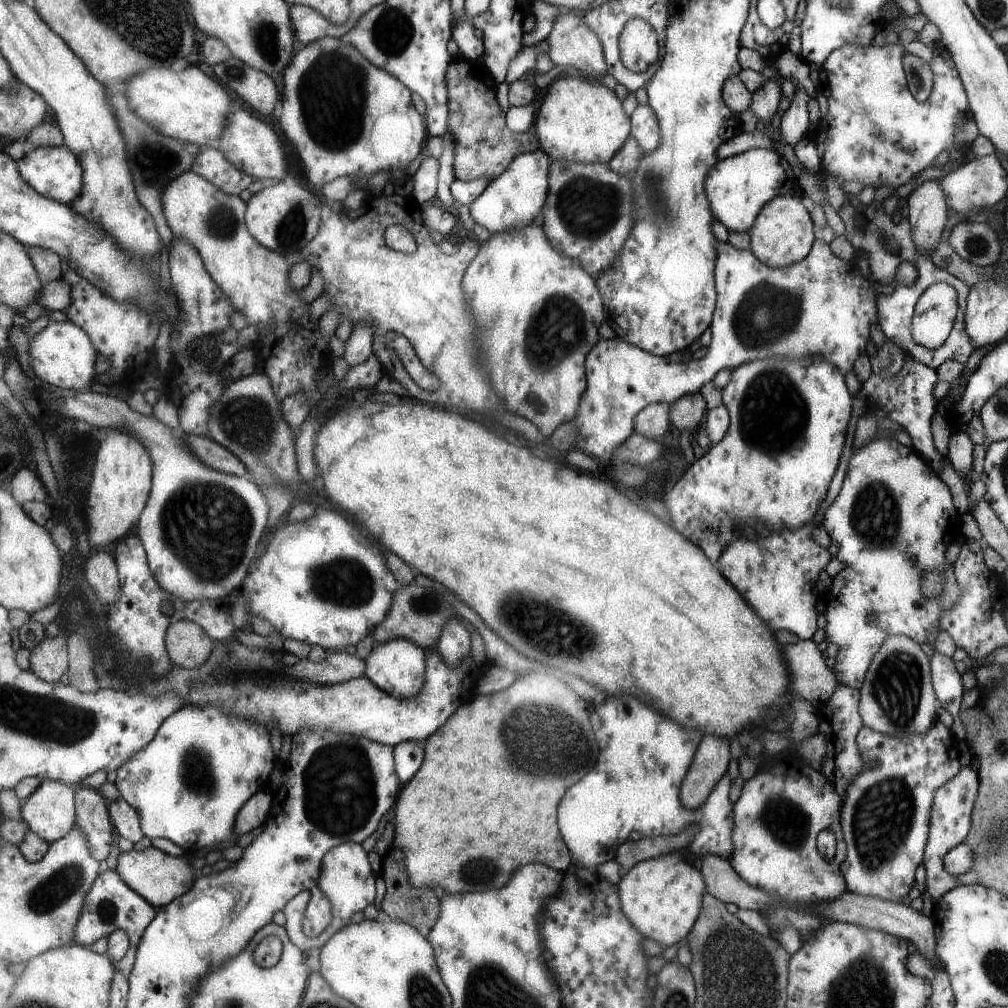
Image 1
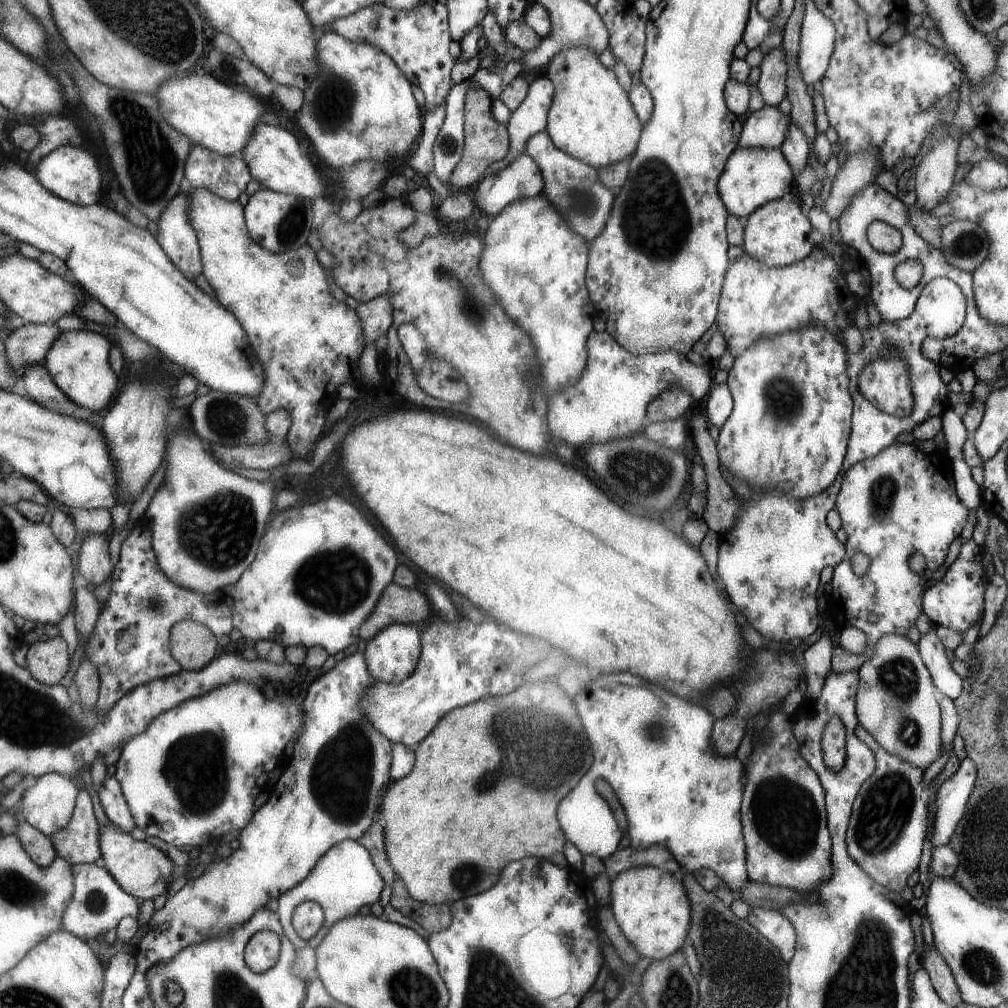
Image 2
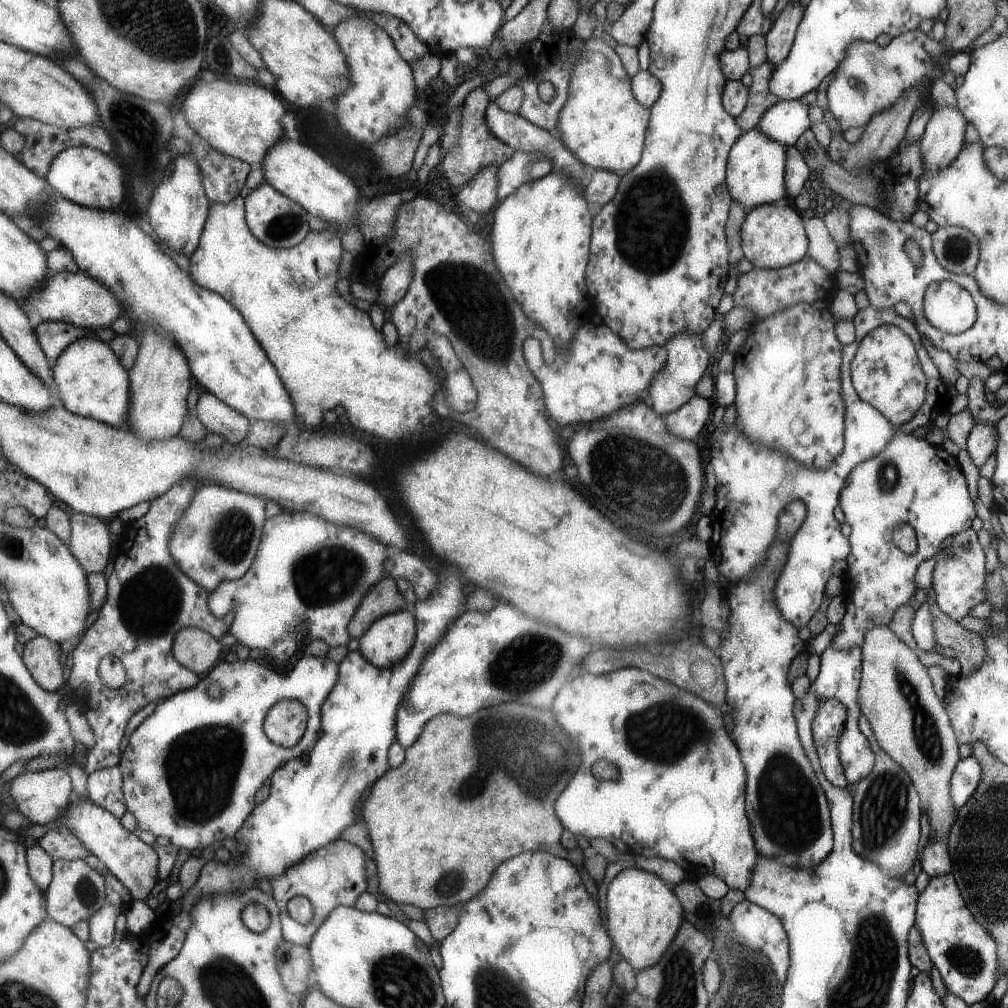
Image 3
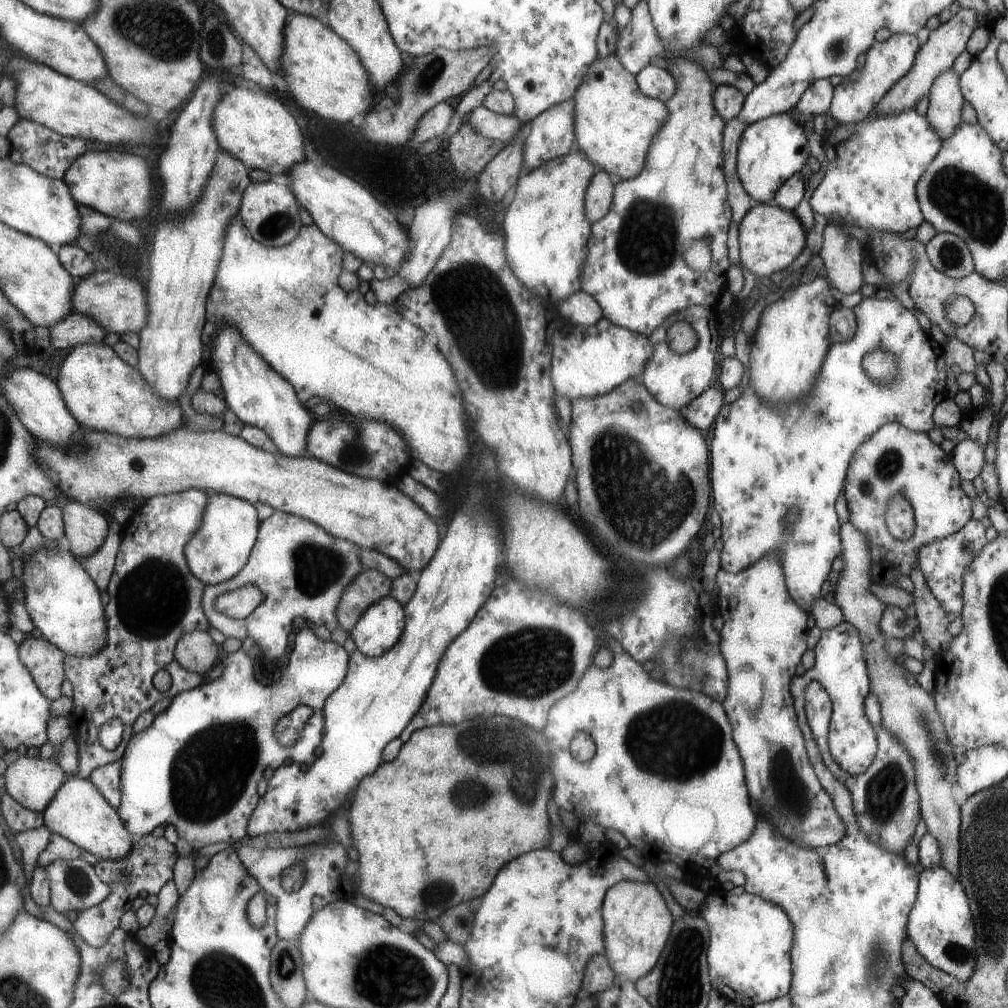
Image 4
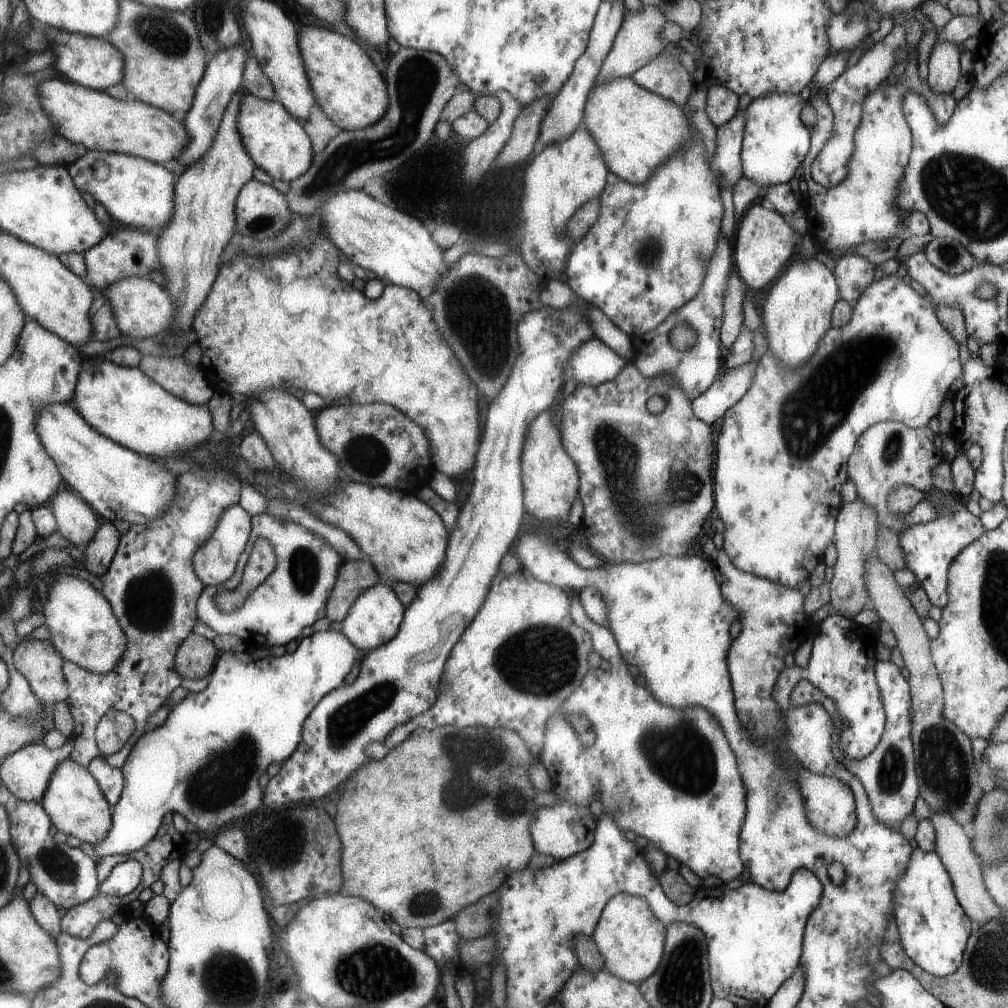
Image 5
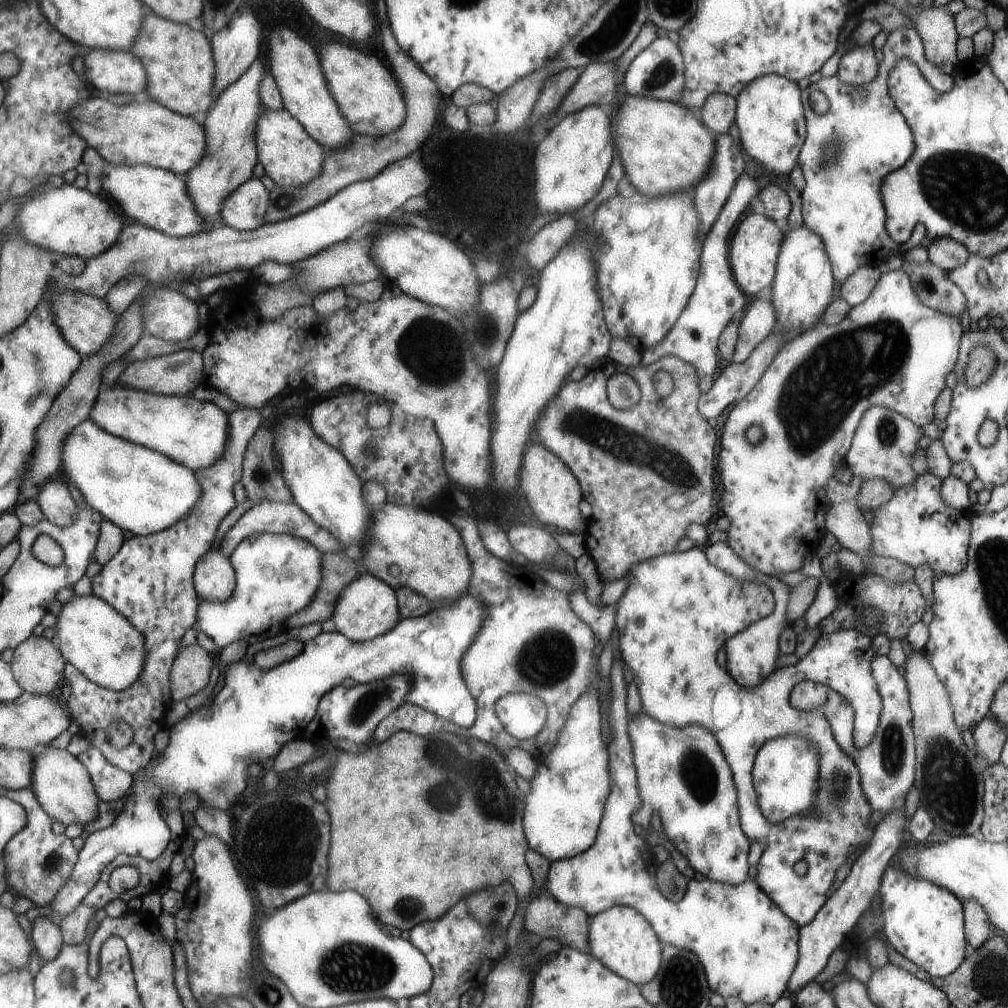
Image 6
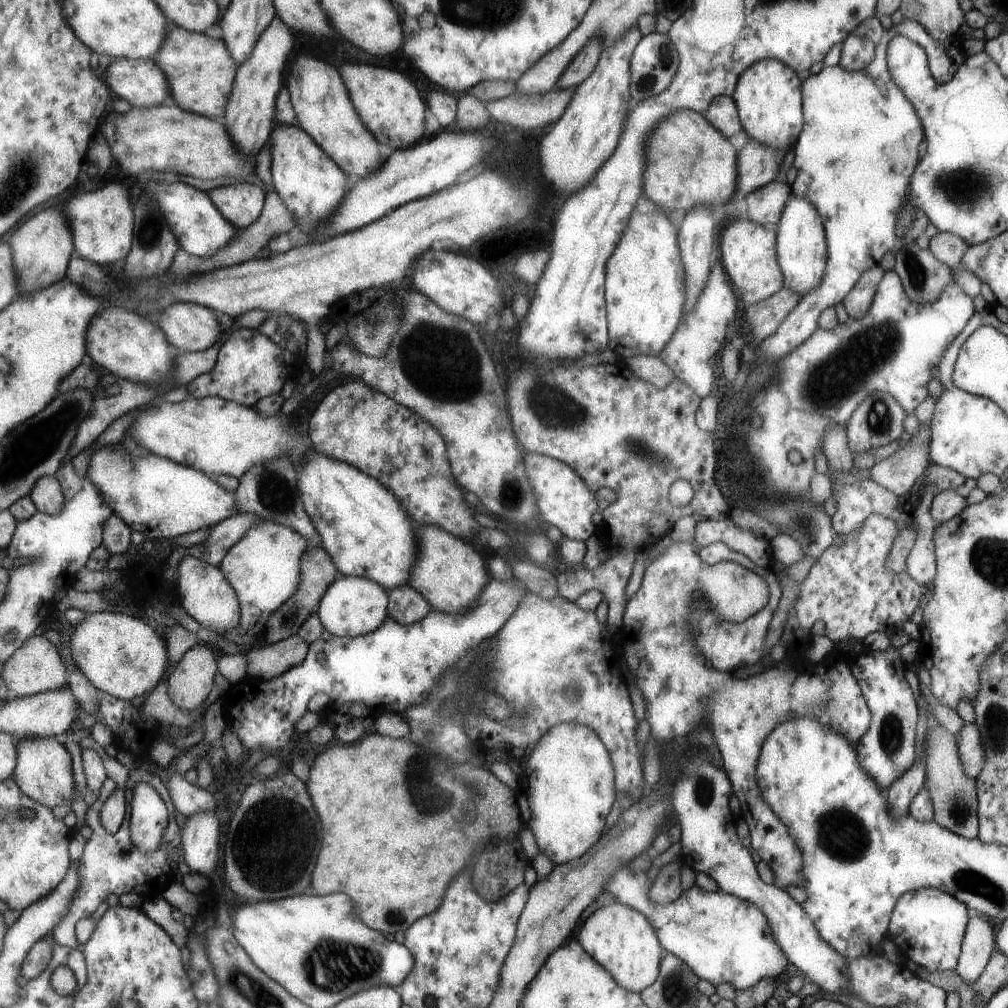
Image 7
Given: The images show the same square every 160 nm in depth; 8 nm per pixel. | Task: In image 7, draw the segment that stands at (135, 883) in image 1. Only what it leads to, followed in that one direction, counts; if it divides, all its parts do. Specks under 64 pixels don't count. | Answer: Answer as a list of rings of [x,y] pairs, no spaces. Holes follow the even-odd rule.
[[[27,736],[17,742],[17,768],[13,772],[15,782],[21,790],[45,806],[71,804],[75,798],[75,776],[73,776],[73,758],[67,748],[57,738]]]

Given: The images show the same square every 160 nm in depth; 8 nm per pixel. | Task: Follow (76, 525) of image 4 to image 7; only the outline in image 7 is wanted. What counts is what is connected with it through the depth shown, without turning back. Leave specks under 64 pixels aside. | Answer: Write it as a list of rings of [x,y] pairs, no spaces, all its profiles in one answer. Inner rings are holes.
[[[56,475],[41,477],[31,496],[38,510],[45,514],[58,515],[66,503],[62,484]]]

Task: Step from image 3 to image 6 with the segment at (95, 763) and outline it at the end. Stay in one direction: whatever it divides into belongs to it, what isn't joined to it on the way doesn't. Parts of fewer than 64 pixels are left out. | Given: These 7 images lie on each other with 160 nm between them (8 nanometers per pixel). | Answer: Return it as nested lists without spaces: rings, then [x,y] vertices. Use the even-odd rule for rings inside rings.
[[[246,407],[242,410],[235,411],[231,414],[231,429],[229,429],[229,438],[228,438],[228,445],[226,446],[225,452],[223,456],[219,458],[218,461],[213,463],[213,466],[208,466],[202,469],[197,469],[195,474],[197,478],[200,479],[200,483],[202,486],[202,495],[197,499],[196,505],[183,517],[180,518],[174,525],[167,527],[165,530],[153,533],[152,535],[133,535],[130,539],[125,539],[121,550],[107,563],[104,564],[102,569],[93,577],[91,578],[92,583],[92,592],[97,595],[99,598],[105,599],[111,606],[114,606],[121,614],[124,614],[144,635],[144,647],[146,648],[146,657],[144,662],[144,669],[141,672],[141,676],[135,681],[131,686],[124,688],[123,690],[111,690],[101,685],[93,684],[78,666],[75,666],[73,663],[68,663],[65,667],[65,674],[67,682],[70,683],[72,691],[70,697],[65,702],[65,706],[67,707],[67,711],[69,712],[72,720],[74,723],[78,724],[80,727],[79,733],[81,733],[84,737],[87,737],[91,742],[91,747],[97,747],[103,754],[108,758],[108,761],[120,768],[121,770],[125,770],[125,772],[131,773],[134,775],[137,770],[142,770],[145,768],[155,757],[157,751],[155,749],[155,734],[161,730],[161,728],[167,727],[165,723],[165,717],[167,716],[167,711],[171,708],[173,703],[172,700],[172,668],[174,662],[176,661],[176,656],[179,654],[179,648],[181,648],[181,640],[183,640],[183,636],[185,636],[185,632],[189,630],[189,628],[196,628],[197,627],[197,619],[198,619],[198,611],[200,608],[201,598],[198,595],[196,584],[194,582],[195,574],[196,574],[196,566],[199,562],[201,557],[204,557],[211,550],[211,546],[213,546],[213,542],[215,542],[215,538],[217,538],[217,530],[219,530],[219,526],[221,526],[221,522],[225,520],[225,516],[237,506],[237,499],[236,499],[236,492],[235,488],[239,482],[241,482],[242,478],[244,477],[244,454],[247,450],[249,441],[255,433],[257,429],[267,422],[268,420],[263,419],[261,416],[260,409],[253,409],[252,407]],[[115,721],[125,721],[128,722],[135,730],[133,742],[124,749],[116,749],[108,739],[108,728],[113,724]]]

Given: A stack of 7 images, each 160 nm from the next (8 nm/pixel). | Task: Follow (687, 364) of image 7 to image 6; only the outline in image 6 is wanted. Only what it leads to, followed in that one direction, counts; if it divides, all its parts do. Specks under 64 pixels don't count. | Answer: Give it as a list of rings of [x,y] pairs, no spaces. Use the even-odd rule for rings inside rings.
[[[743,172],[703,238],[695,292],[689,297],[683,312],[677,317],[675,324],[668,330],[668,333],[656,345],[639,351],[640,365],[643,368],[661,357],[674,356],[688,362],[696,370],[701,393],[709,390],[713,382],[713,372],[717,370],[717,363],[720,361],[718,336],[729,321],[735,320],[741,314],[741,308],[745,304],[743,292],[736,285],[730,269],[728,250],[731,236],[729,234],[731,234],[733,226],[737,224],[737,218],[743,214],[743,210],[749,205],[749,200],[758,192],[755,180],[751,175]]]

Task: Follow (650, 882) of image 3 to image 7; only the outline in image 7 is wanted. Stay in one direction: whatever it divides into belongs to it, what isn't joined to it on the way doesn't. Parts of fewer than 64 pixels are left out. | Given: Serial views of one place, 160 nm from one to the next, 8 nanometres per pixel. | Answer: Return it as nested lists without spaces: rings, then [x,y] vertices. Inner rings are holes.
[[[615,902],[599,907],[577,928],[575,939],[626,991],[639,993],[658,977],[663,948],[651,923],[635,909]]]

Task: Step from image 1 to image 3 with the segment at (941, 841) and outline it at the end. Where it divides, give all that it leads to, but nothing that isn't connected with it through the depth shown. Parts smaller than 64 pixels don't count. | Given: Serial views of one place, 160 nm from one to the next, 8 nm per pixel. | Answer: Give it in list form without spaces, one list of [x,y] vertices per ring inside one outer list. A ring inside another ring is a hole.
[[[975,757],[961,758],[949,779],[949,794],[953,808],[959,810],[975,792],[980,781],[981,767]]]

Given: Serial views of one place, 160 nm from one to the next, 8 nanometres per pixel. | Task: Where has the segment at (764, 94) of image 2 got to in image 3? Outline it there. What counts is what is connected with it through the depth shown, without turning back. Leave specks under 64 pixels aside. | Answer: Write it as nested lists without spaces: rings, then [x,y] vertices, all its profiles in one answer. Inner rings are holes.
[[[800,3],[780,6],[779,14],[771,28],[764,34],[766,40],[766,61],[773,69],[787,58],[794,34],[803,16]]]

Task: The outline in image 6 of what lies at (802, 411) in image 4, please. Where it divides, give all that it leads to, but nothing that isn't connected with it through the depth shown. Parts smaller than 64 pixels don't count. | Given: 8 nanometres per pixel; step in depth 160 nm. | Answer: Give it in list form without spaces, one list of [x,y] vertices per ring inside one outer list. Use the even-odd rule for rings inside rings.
[[[897,269],[881,273],[871,292],[862,301],[850,307],[847,314],[836,325],[825,325],[819,321],[812,328],[799,333],[799,336],[792,340],[787,340],[777,349],[756,386],[745,394],[735,406],[730,407],[725,415],[727,418],[725,418],[725,424],[723,424],[720,449],[717,453],[721,512],[729,520],[726,531],[727,543],[741,559],[744,559],[751,568],[770,577],[800,570],[805,554],[813,552],[819,538],[825,534],[823,532],[823,520],[826,520],[825,514],[831,504],[825,496],[825,484],[833,476],[835,468],[843,467],[846,464],[847,452],[852,446],[852,438],[860,424],[861,416],[870,407],[880,406],[899,413],[912,423],[916,423],[917,426],[930,423],[933,420],[935,396],[941,392],[943,380],[954,369],[955,358],[958,358],[961,332],[963,330],[959,326],[959,320],[952,315],[946,315],[929,307],[918,306],[916,294],[908,274],[903,273],[901,269]],[[751,424],[757,425],[761,429],[761,438],[755,444],[749,443],[745,437],[745,430]]]

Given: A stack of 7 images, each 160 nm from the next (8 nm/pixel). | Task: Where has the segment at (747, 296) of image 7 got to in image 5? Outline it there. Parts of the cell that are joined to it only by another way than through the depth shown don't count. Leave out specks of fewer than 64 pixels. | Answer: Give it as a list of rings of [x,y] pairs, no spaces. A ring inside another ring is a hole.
[[[759,204],[746,209],[737,222],[738,227],[731,242],[731,262],[747,290],[759,290],[782,272],[781,268],[791,258],[793,230],[777,212],[765,209]]]

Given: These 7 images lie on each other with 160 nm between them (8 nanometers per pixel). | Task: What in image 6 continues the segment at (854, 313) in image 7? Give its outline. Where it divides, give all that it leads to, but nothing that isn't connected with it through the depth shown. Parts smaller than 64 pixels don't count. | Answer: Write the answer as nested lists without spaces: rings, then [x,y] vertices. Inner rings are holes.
[[[863,265],[855,269],[840,284],[840,297],[845,299],[850,307],[855,306],[871,292],[873,285],[879,277],[880,273],[877,267]]]

